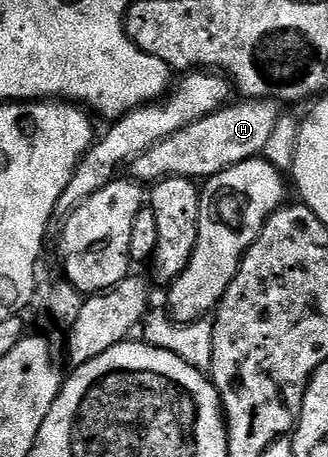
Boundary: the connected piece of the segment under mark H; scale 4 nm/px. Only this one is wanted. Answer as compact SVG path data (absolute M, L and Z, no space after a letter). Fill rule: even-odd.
M242 99L239 102L239 105L227 104L212 115L148 147L134 161L129 162L129 176L138 183L163 181L166 177L205 179L215 177L236 163L244 163L259 156L264 143L268 143L268 138L272 135L272 127L276 127L280 116L279 106L272 101L253 99Z

